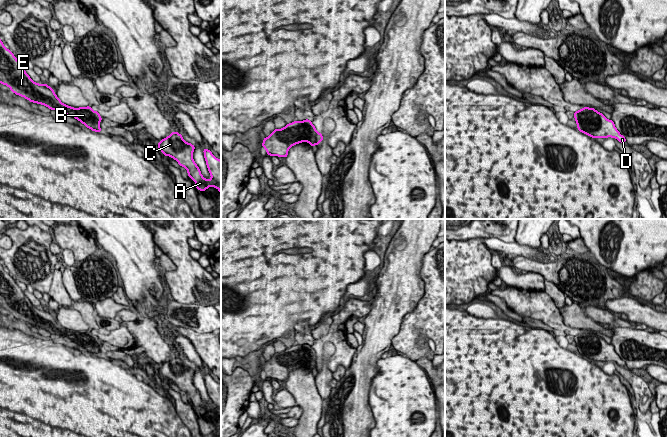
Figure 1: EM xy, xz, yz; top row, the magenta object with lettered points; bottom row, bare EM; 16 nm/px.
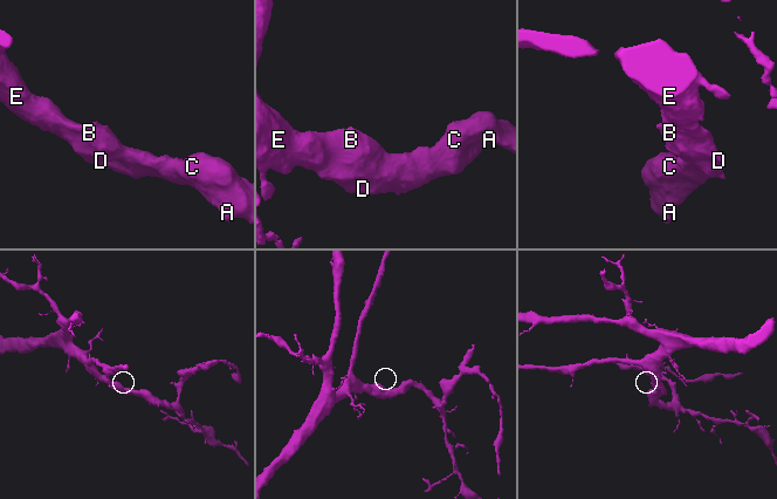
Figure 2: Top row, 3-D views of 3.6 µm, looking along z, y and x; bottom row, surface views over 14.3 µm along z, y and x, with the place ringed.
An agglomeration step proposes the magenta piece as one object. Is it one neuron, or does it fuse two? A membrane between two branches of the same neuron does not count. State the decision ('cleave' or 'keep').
keep

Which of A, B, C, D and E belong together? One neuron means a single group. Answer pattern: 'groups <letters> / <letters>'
groups A B C D E

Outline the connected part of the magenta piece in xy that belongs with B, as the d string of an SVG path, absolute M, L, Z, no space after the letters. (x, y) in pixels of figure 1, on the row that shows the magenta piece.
M0 40L0 83L8 86L16 95L37 104L47 106L50 110L59 110L85 124L92 131L101 132L99 123L102 117L90 106L73 108L63 104L54 90L47 84L32 81L13 53L4 47Z

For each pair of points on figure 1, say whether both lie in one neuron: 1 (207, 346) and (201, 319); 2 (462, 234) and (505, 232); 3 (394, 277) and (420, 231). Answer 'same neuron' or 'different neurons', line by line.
1: different neurons
2: same neuron
3: same neuron

